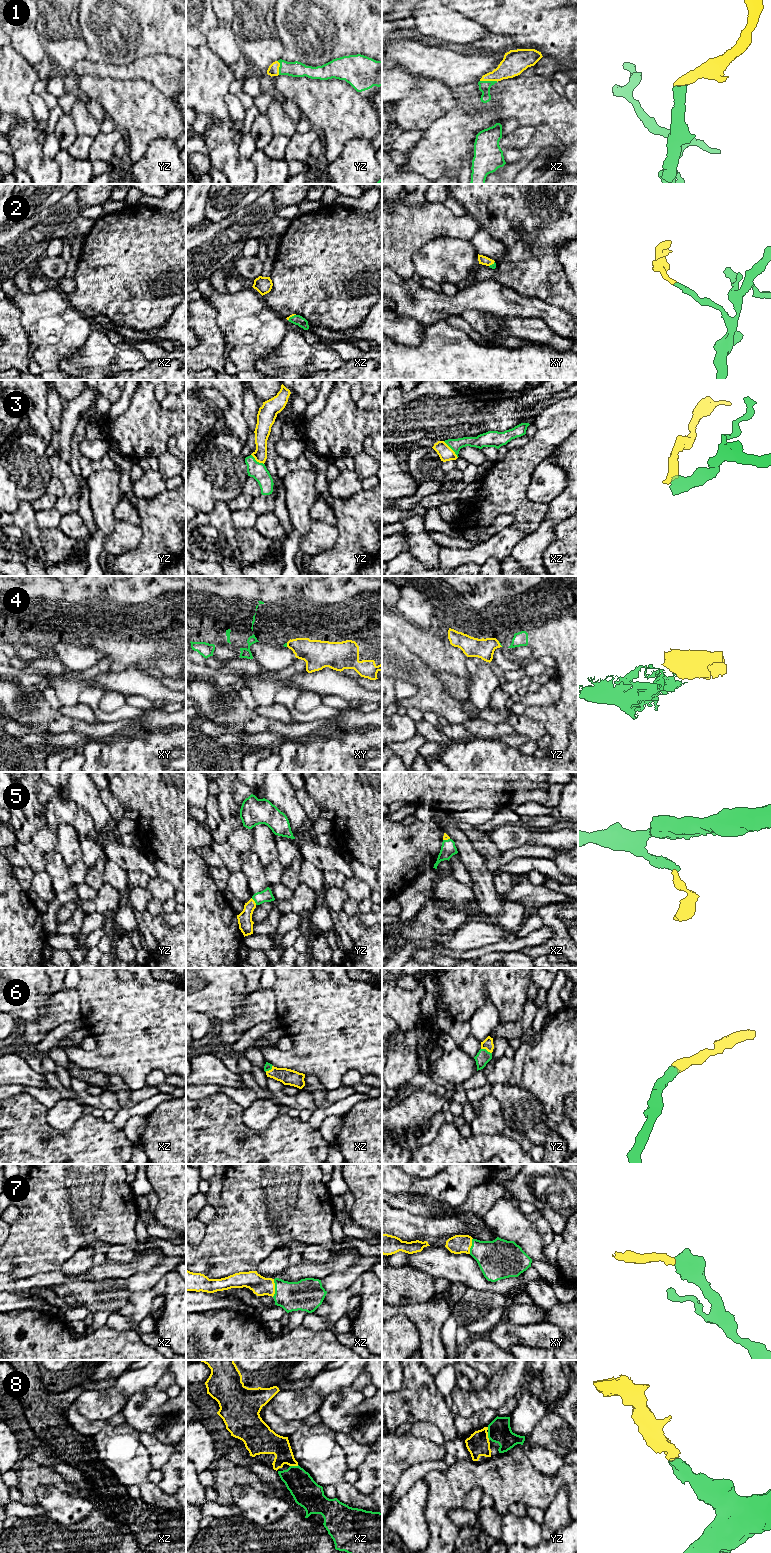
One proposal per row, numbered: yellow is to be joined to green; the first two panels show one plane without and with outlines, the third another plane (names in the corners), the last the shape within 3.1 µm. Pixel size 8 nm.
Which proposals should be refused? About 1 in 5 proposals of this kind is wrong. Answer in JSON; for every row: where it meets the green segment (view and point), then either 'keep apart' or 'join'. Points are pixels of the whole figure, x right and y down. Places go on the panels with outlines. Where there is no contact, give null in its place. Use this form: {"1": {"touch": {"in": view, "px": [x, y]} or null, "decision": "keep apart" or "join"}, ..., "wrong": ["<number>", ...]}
{"1": {"touch": {"in": "xz", "px": [489, 81]}, "decision": "join"}, "2": {"touch": {"in": "xz", "px": [292, 316]}, "decision": "join"}, "3": {"touch": {"in": "xz", "px": [451, 448]}, "decision": "keep apart"}, "4": {"touch": {"in": "yz", "px": [500, 644]}, "decision": "keep apart"}, "5": {"touch": {"in": "yz", "px": [254, 900]}, "decision": "join"}, "6": {"touch": {"in": "yz", "px": [486, 1050]}, "decision": "join"}, "7": {"touch": {"in": "xz", "px": [275, 1288]}, "decision": "join"}, "8": {"touch": {"in": "xz", "px": [294, 1466]}, "decision": "join"}, "wrong": ["3", "4"]}

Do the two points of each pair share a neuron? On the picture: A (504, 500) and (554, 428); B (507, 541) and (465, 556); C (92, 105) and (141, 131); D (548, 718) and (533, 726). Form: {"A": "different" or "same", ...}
{"A": "same", "B": "same", "C": "different", "D": "different"}

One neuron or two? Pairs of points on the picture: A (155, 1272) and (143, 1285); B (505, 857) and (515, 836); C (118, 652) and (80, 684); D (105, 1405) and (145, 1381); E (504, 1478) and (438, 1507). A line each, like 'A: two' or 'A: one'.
A: one
B: two
C: two
D: one
E: one

